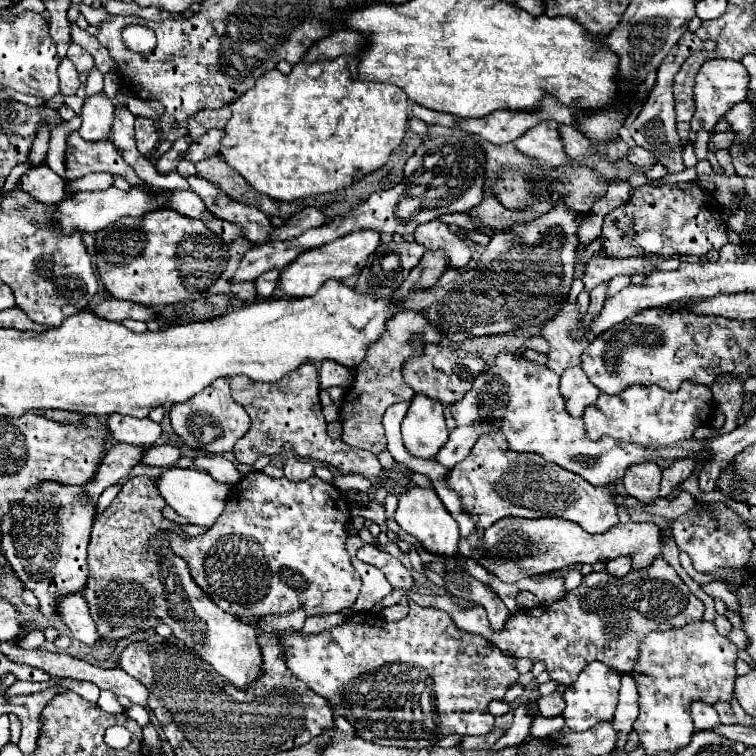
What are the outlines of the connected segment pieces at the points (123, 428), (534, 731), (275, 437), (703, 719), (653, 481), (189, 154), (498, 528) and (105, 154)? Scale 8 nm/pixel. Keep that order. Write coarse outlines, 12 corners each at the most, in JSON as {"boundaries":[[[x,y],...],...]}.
{"boundaries":[[[111,414],[107,426],[117,442],[149,448],[161,426],[149,418]],[[537,700],[525,704],[531,716],[531,736],[553,736],[565,726],[563,716],[543,718]],[[313,364],[277,384],[229,380],[251,418],[233,450],[253,466],[289,442],[297,456],[389,480],[377,456],[327,436]],[[703,700],[691,704],[695,730],[711,730],[719,724],[713,706]],[[655,462],[633,464],[623,476],[625,492],[641,502],[659,496]],[[223,130],[195,140],[183,160],[199,164],[219,152]],[[505,518],[459,540],[501,582],[630,555],[649,568],[663,530],[589,534],[561,518]],[[67,138],[67,180],[91,172],[121,174],[131,186],[141,180],[111,140]]]}

